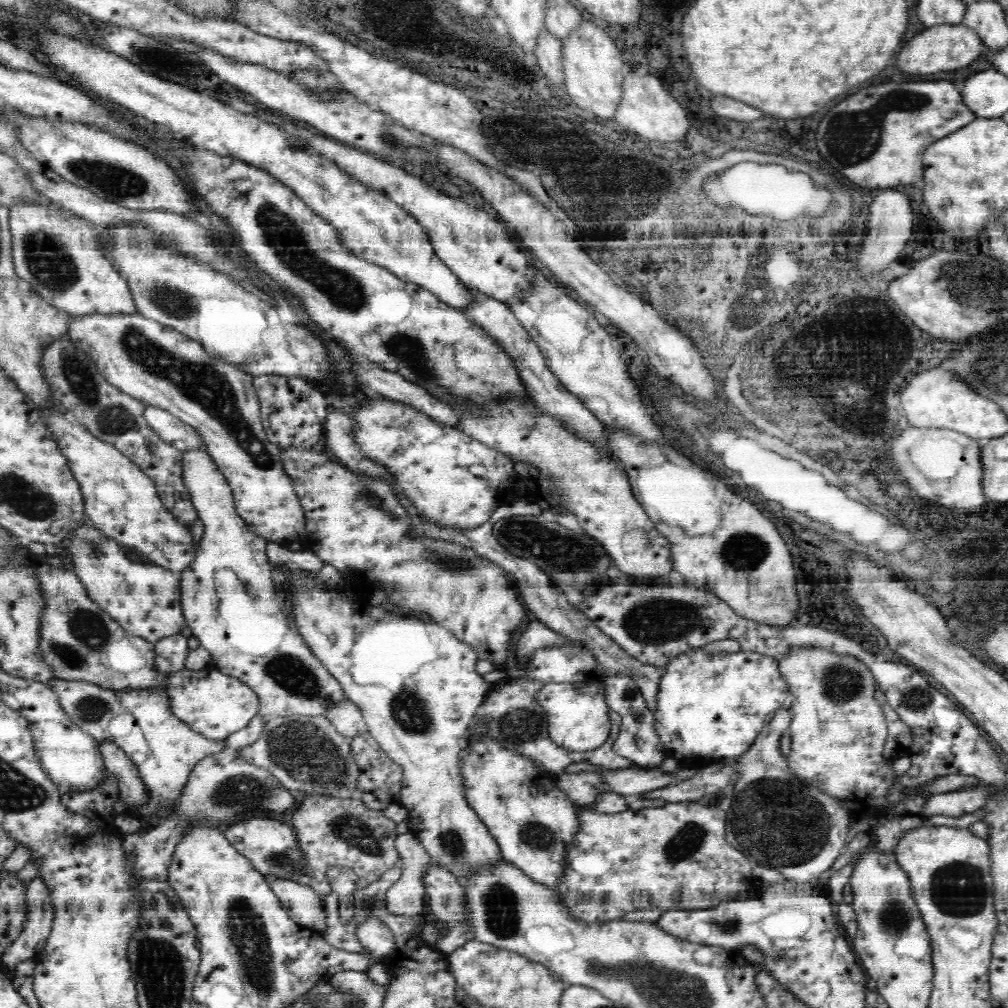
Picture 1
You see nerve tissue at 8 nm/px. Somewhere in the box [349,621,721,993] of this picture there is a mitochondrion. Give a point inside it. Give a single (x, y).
(500, 907)

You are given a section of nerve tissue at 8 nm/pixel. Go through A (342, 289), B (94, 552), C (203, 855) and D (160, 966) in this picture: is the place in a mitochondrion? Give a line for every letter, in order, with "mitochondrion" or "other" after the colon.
A: mitochondrion
B: mitochondrion
C: other
D: mitochondrion

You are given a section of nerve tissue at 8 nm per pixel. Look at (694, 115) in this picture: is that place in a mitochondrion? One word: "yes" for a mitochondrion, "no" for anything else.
no

